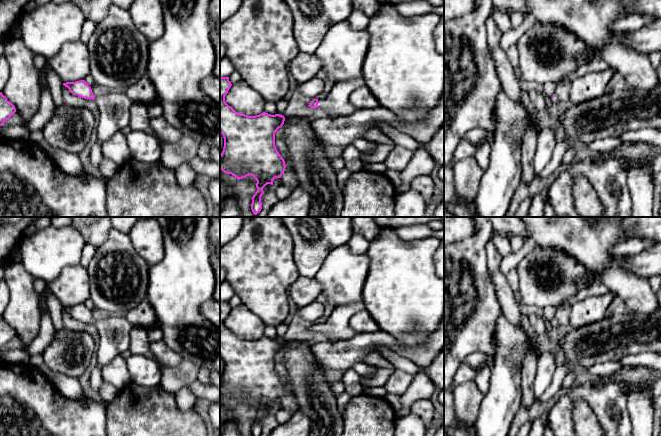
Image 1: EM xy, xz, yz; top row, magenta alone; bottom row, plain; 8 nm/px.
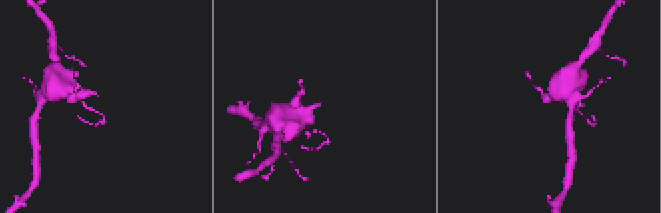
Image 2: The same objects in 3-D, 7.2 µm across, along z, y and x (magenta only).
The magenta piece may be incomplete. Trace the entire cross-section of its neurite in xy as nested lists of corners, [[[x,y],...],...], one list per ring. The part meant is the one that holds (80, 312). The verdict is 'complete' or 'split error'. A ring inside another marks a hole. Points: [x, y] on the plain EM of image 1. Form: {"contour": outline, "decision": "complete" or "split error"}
{"contour": [[[85,304],[63,307],[73,319],[85,323],[92,323],[98,330],[97,360],[98,365],[105,366],[117,355],[130,347],[130,333],[132,325],[120,315],[110,315],[102,320],[95,321],[91,311]]], "decision": "split error"}

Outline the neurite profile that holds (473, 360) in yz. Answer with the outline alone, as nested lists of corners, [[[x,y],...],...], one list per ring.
[[[477,351],[468,355],[463,362],[466,363],[469,367],[475,368],[481,363],[486,363],[487,358],[488,354]]]

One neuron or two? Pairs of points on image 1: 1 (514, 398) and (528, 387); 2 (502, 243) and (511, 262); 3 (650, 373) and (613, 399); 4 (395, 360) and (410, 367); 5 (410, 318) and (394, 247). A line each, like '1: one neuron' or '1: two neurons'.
1: two neurons
2: two neurons
3: two neurons
4: one neuron
5: one neuron

